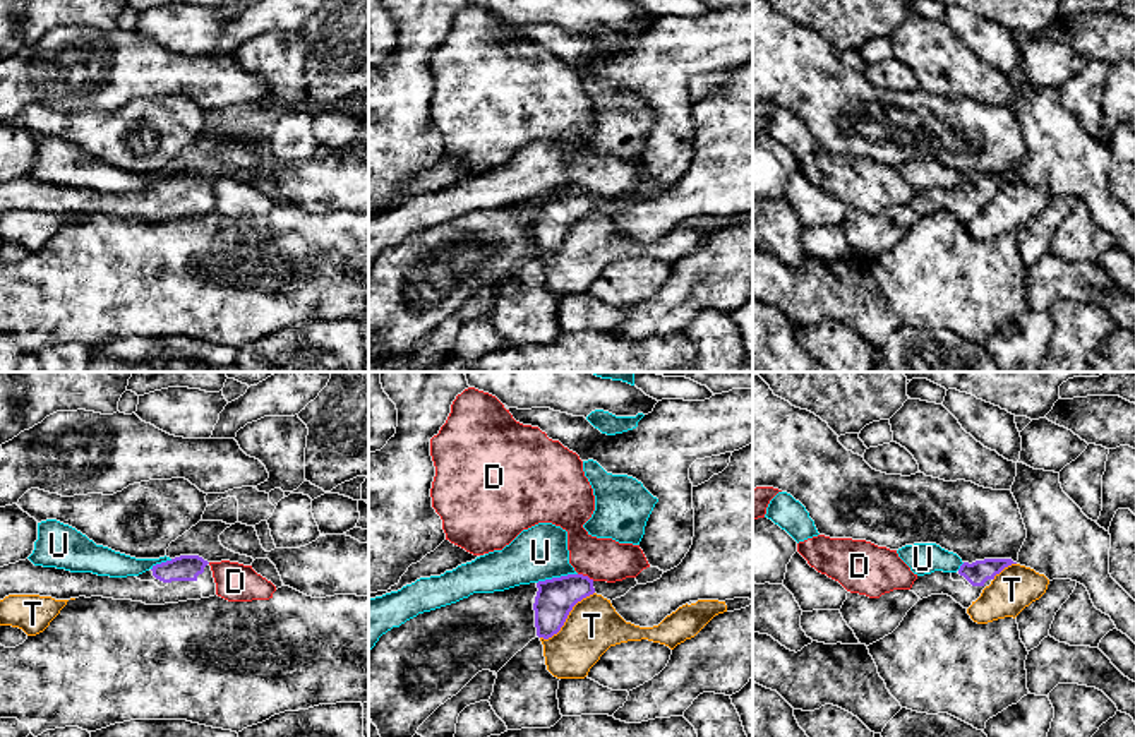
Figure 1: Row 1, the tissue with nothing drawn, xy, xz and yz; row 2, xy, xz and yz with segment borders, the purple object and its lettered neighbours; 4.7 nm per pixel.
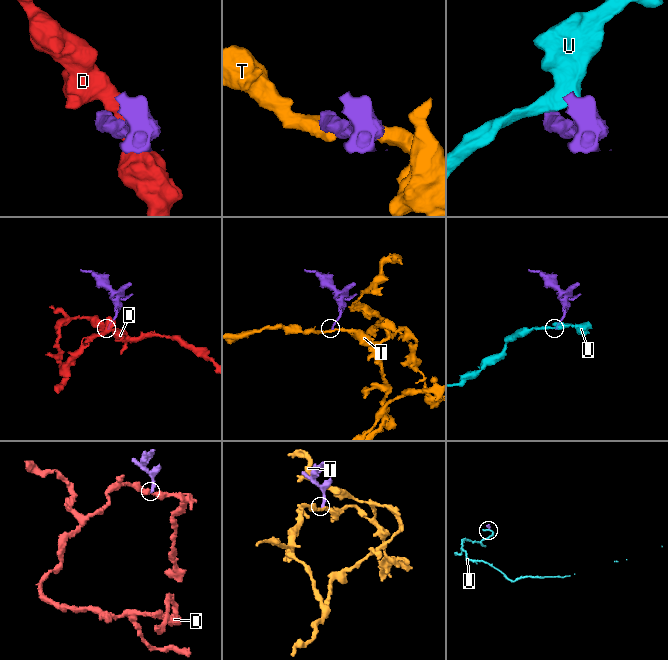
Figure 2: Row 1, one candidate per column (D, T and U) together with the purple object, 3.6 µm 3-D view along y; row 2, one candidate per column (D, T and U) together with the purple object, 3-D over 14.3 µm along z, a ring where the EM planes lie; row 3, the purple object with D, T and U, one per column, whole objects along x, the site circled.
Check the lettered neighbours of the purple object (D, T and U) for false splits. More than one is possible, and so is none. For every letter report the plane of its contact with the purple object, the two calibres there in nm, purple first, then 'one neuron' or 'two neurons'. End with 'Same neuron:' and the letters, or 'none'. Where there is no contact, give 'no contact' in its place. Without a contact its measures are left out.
D: contact in xz; calibres 180 and 200 nm; two neurons
T: contact in xz; calibres 180 and 240 nm; two neurons
U: contact in xz; calibres 180 and 260 nm; two neurons
Same neuron: none

